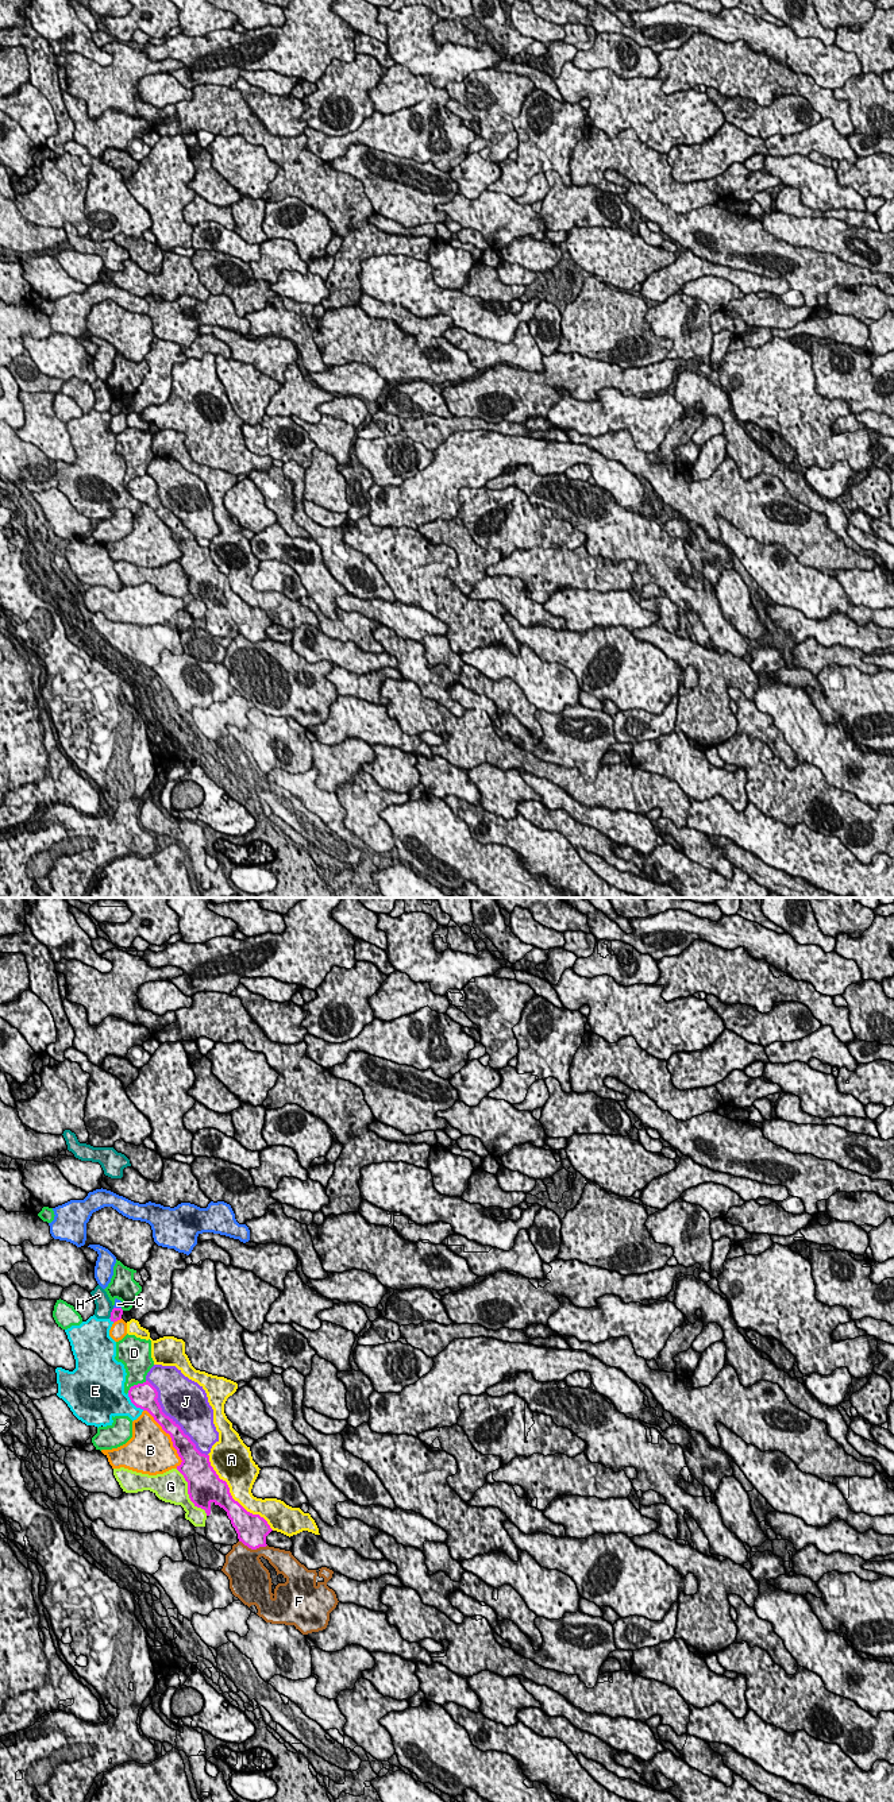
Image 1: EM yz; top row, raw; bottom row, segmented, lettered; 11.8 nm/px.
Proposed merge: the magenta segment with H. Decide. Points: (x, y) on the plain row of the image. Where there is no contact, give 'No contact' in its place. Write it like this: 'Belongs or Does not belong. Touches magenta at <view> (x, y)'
Does not belong. Touches magenta at yz (111, 406)

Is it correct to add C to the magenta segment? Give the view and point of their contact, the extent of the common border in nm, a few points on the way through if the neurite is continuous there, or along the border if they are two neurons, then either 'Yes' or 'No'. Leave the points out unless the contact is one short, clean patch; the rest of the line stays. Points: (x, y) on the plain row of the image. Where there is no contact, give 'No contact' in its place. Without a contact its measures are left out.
Touches magenta at yz (118, 401). Shared border 100 nm. Boundary: yz (114, 400), (120, 401). No

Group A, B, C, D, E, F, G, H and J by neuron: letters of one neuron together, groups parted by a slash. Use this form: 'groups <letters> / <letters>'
groups A / B / C / D / E / F / G / H / J

